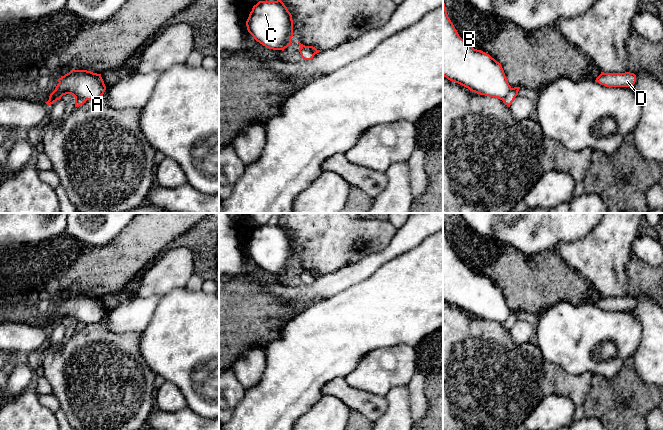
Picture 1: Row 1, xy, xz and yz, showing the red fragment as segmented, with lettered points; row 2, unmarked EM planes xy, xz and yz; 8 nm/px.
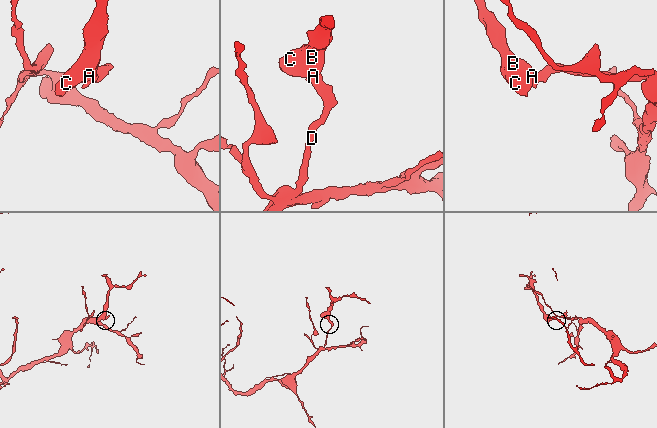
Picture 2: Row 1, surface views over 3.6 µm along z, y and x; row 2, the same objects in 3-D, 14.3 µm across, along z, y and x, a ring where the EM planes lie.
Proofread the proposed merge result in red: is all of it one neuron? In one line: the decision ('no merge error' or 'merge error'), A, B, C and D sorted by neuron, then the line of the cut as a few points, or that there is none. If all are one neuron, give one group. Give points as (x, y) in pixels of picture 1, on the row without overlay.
merge error; A B C / D; cut in xz along (301, 271), (307, 271), (314, 278)

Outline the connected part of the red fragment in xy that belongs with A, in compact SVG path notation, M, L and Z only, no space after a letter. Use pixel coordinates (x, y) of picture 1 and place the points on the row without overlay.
M72 293L58 303L58 309L45 326L48 330L60 324L63 319L71 318L75 322L86 324L98 323L103 320L106 310L101 298L87 294Z

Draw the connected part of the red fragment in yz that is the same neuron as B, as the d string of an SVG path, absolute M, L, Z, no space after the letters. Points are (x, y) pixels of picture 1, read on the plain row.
M443 223L443 300L452 306L458 307L468 312L472 316L489 321L495 321L500 324L504 323L512 313L507 305L507 302L505 300L501 288L497 286L494 282L492 282L489 278L481 274L474 273L471 269L469 269L464 263L462 263L459 260L453 247L448 241L444 223Z

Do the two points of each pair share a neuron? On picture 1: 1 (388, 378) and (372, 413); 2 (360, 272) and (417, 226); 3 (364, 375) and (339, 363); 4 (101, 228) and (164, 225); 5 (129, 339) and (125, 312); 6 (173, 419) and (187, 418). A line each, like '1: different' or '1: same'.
1: different
2: same
3: different
4: different
5: different
6: same

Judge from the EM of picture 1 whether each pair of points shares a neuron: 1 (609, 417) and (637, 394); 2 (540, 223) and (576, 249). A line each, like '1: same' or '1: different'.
1: same
2: different

